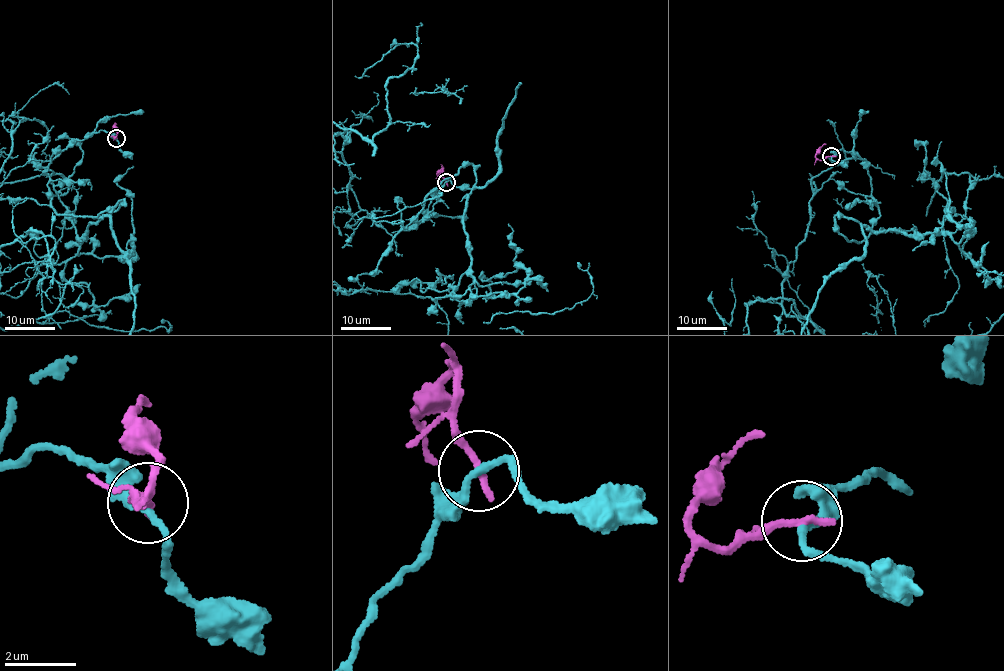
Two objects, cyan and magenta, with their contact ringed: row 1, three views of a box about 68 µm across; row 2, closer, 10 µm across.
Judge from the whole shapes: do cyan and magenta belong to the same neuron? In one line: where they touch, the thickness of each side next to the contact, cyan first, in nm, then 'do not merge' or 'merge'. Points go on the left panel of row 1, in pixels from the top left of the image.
(116, 138) | 190/240 nm | do not merge

